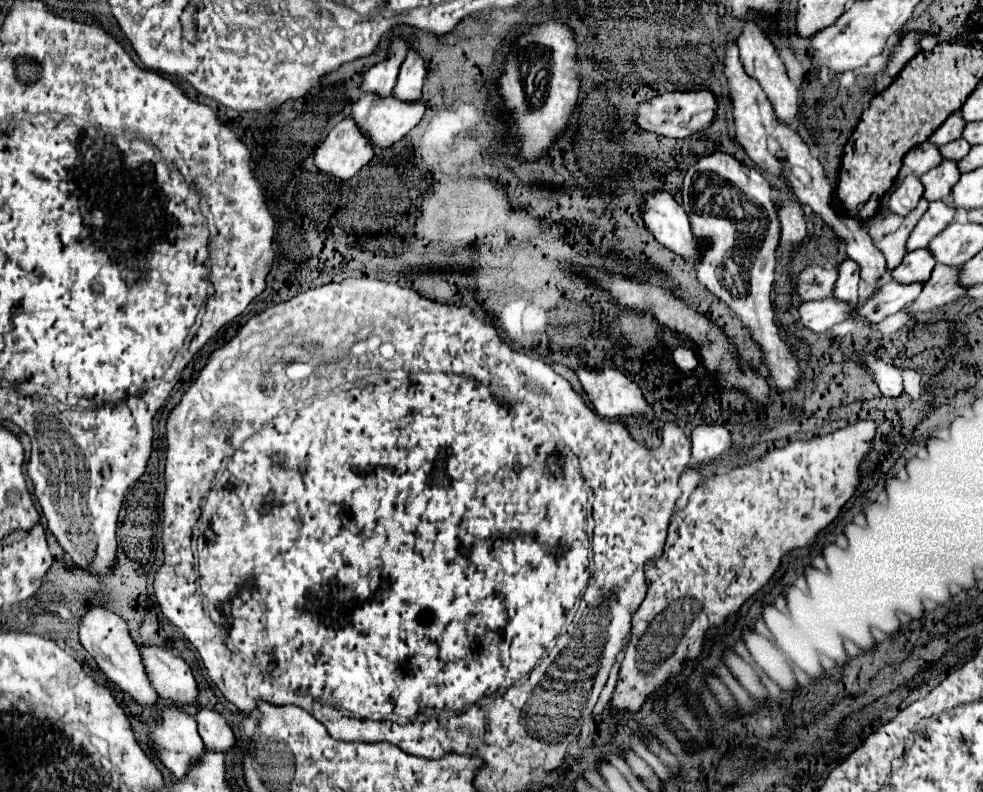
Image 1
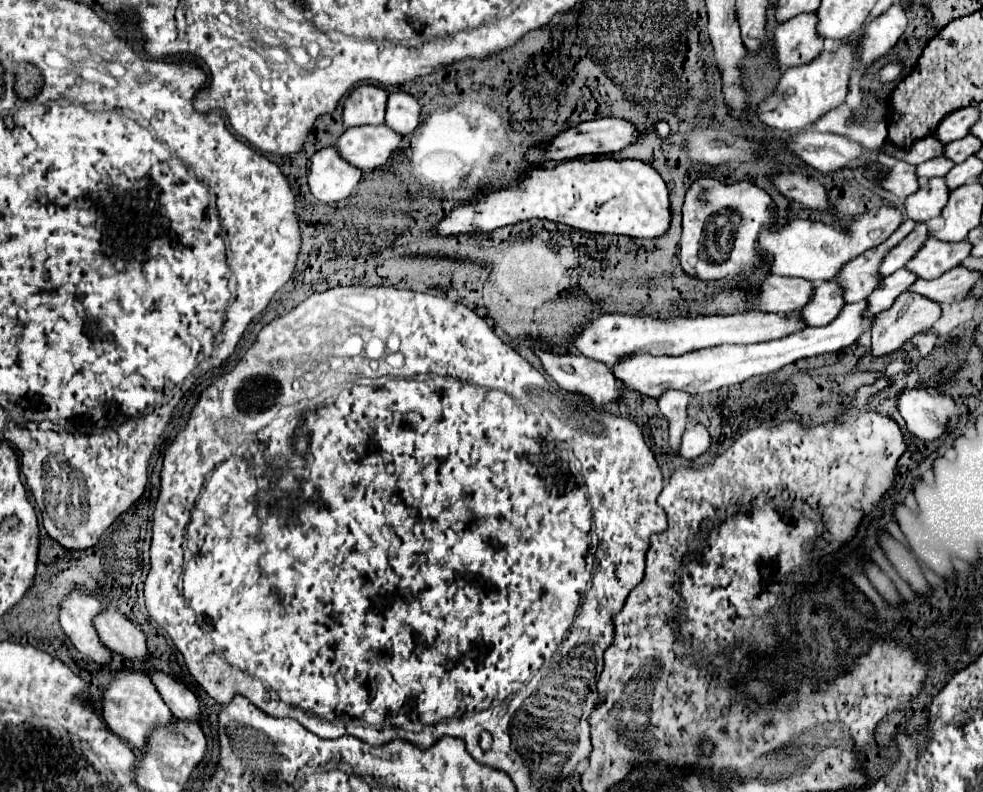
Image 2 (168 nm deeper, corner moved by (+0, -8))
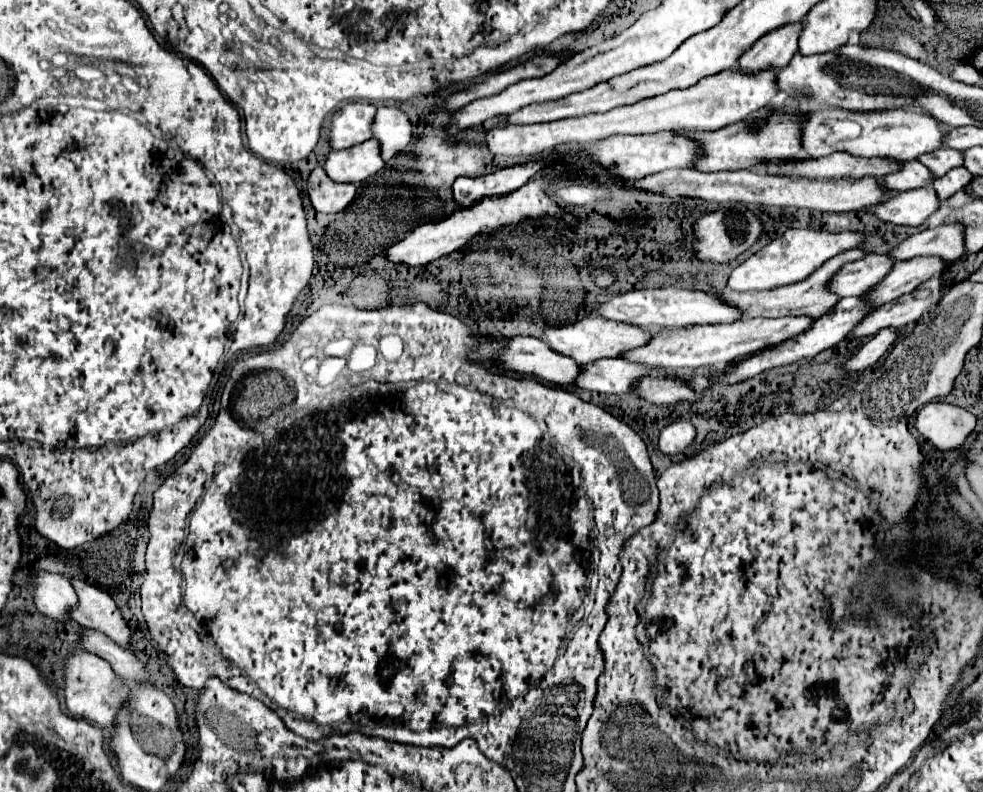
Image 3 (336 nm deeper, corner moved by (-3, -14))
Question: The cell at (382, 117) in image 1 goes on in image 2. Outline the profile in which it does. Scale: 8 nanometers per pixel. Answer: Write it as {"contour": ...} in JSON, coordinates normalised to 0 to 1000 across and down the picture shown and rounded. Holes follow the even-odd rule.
{"contour":[[[392,157],[353,162],[343,177],[345,197],[361,212],[373,217],[390,210],[404,189],[408,172],[402,172]]]}

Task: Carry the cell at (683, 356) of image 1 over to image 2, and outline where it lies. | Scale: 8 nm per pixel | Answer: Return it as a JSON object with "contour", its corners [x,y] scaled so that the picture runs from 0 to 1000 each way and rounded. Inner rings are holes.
{"contour":[[[878,379],[874,384],[860,384],[854,399],[843,407],[841,412],[833,414],[815,414],[803,424],[797,424],[792,429],[782,432],[770,432],[770,434],[736,434],[715,442],[705,442],[693,449],[662,449],[662,447],[644,447],[634,455],[630,455],[624,462],[624,475],[640,492],[652,495],[656,500],[670,503],[677,492],[697,492],[705,500],[727,495],[736,487],[754,485],[766,475],[776,475],[795,467],[801,460],[807,460],[809,455],[833,449],[839,444],[851,444],[856,439],[862,439],[874,429],[874,424],[886,414],[886,404],[878,404],[874,399],[878,394]],[[882,409],[882,412],[878,412]]]}

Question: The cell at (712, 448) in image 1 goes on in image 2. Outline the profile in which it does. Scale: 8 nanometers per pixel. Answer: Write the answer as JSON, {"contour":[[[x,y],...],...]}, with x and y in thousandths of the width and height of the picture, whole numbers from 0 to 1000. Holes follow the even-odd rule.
{"contour":[[[701,535],[693,553],[691,576],[705,581],[705,578],[713,576],[721,566],[721,561],[723,561],[723,553],[721,553],[719,540],[715,535]]]}

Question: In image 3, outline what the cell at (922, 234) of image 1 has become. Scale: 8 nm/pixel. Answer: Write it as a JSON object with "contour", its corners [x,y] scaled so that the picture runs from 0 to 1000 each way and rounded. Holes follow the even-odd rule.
{"contour":[[[883,321],[877,328],[857,336],[857,341],[844,354],[844,364],[857,376],[877,374],[885,361],[891,361],[901,351],[905,336],[909,336],[909,331],[905,331],[901,321]]]}

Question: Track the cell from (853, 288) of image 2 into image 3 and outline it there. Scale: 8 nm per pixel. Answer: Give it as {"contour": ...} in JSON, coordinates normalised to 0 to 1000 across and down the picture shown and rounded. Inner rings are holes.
{"contour":[[[863,316],[863,318],[857,318],[848,326],[844,326],[840,333],[836,333],[826,348],[822,348],[820,354],[812,356],[812,359],[806,359],[806,361],[793,361],[793,364],[787,364],[787,366],[775,366],[775,369],[747,369],[743,364],[737,364],[732,366],[730,371],[734,371],[734,376],[739,381],[747,381],[749,386],[753,386],[761,402],[769,402],[769,399],[775,399],[775,402],[791,402],[791,399],[812,399],[812,396],[822,396],[822,399],[832,399],[832,396],[838,396],[840,391],[848,391],[848,386],[855,381],[852,371],[844,371],[844,366],[840,366],[840,356],[852,346],[852,341],[861,333],[861,331],[869,331],[877,323],[881,323],[885,318],[881,316]]]}

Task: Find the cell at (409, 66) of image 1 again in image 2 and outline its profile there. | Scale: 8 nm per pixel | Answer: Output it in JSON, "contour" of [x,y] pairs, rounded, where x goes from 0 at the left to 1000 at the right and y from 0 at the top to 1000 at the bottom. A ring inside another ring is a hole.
{"contour":[[[412,116],[398,119],[394,124],[392,157],[408,172],[420,167],[426,157],[426,129]]]}

